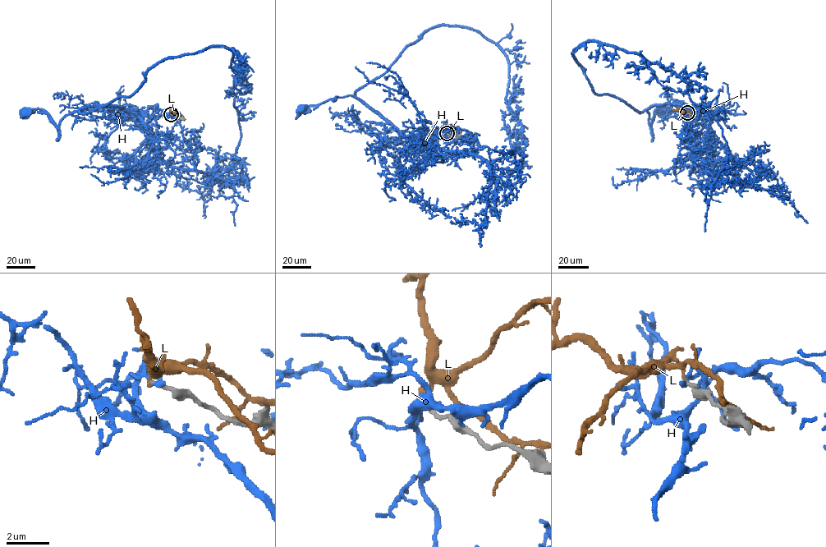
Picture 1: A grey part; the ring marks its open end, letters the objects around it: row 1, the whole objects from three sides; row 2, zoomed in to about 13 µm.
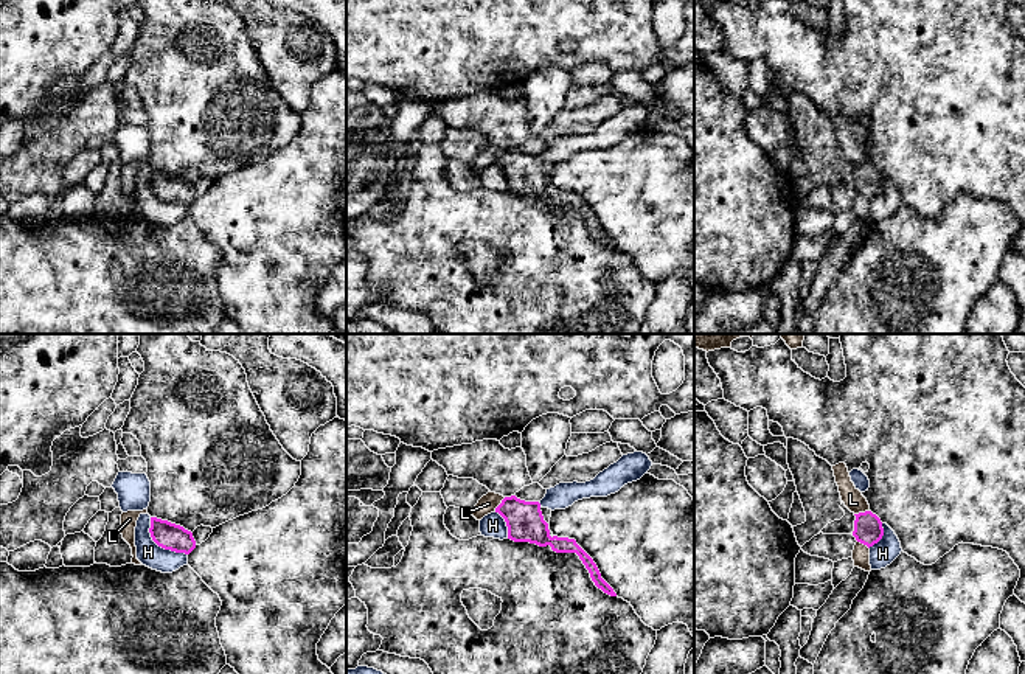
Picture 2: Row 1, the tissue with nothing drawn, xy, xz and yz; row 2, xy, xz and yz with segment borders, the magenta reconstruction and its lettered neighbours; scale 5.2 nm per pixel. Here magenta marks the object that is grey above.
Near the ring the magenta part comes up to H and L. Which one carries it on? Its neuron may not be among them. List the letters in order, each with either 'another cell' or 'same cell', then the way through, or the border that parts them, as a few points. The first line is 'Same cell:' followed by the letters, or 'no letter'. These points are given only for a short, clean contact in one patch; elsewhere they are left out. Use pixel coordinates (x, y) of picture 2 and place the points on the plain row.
Same cell: no letter
H: another cell | along xy (149, 170), (149, 188), (159, 198), (187, 207)
L: another cell | along yz (868, 162), (854, 166)

